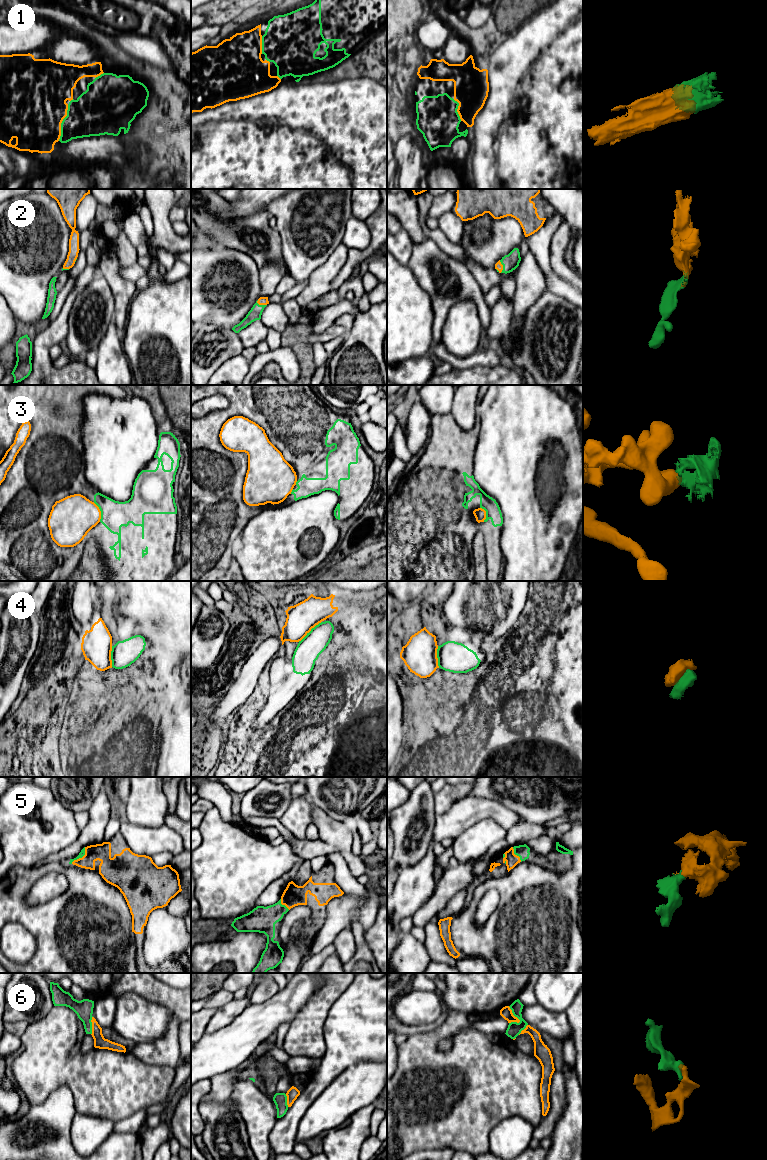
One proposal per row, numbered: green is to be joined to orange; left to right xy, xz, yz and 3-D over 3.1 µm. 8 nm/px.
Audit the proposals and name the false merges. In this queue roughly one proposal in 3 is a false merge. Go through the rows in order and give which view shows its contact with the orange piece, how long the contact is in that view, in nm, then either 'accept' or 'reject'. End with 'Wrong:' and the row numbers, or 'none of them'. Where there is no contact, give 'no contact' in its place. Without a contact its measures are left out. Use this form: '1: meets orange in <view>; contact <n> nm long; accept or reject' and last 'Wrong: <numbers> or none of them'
1: meets orange in xy; contact 300 nm long; accept
2: meets orange in yz; contact 110 nm long; accept
3: meets orange in xy; contact 170 nm long; reject
4: meets orange in xz; contact 260 nm long; reject
5: meets orange in xy; contact 180 nm long; accept
6: meets orange in yz; contact 170 nm long; reject
Wrong: 3, 4, 6

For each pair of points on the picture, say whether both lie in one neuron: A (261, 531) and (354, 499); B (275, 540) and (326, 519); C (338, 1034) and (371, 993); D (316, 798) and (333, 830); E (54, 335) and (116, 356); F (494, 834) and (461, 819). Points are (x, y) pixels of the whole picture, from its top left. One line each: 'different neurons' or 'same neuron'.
A: different neurons
B: same neuron
C: same neuron
D: different neurons
E: different neurons
F: different neurons

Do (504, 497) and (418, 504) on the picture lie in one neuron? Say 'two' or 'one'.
two

